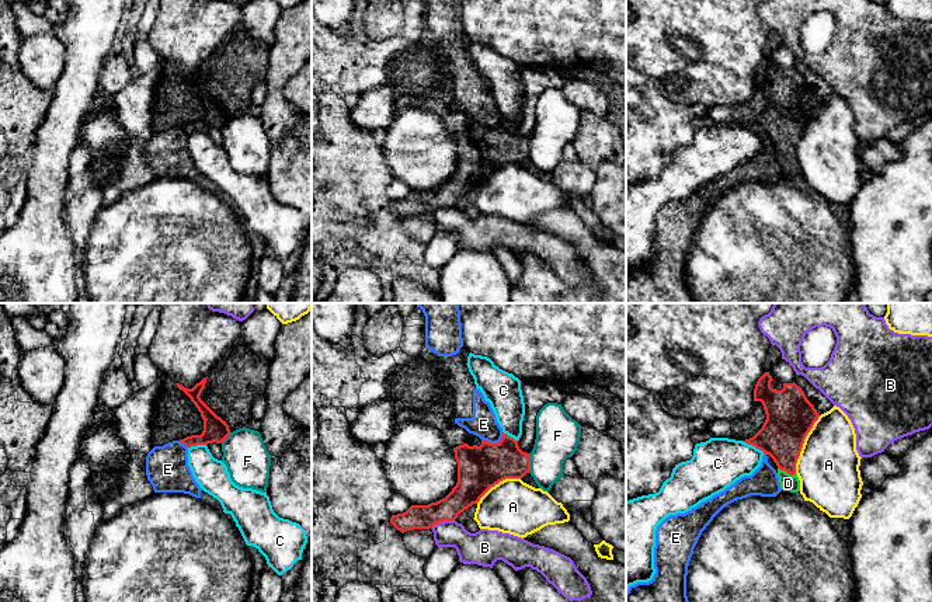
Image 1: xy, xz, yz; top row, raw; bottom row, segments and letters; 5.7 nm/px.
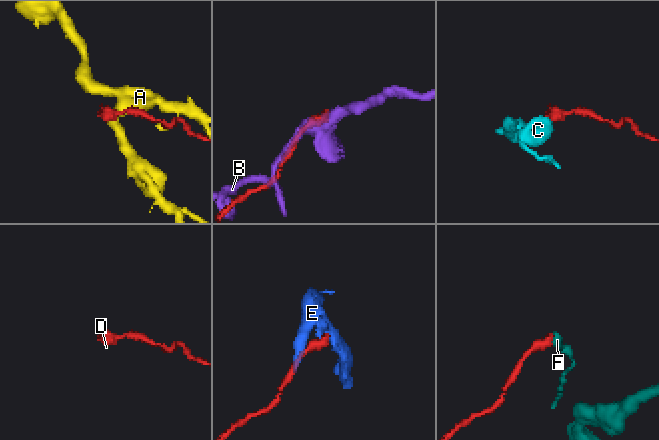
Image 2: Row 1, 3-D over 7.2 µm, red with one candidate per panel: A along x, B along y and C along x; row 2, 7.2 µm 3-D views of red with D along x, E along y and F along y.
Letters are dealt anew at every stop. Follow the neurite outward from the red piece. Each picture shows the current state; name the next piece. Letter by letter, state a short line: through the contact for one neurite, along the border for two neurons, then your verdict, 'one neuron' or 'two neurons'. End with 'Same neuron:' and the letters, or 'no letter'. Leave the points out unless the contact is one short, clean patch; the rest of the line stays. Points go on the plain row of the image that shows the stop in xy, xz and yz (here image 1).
A: two neurons
B: two neurons
C: yz (741, 126), (764, 138) | two neurons
D: yz (782, 121), (786, 157), (788, 169) | one neuron
E: xz (503, 118), (497, 128), (487, 128), (482, 124) | two neurons
F: two neurons
Same neuron: D

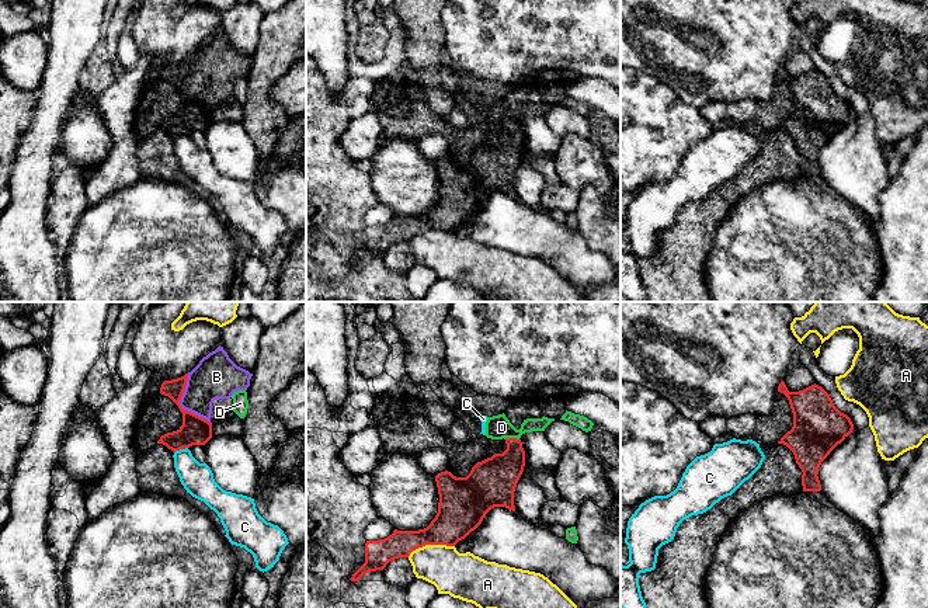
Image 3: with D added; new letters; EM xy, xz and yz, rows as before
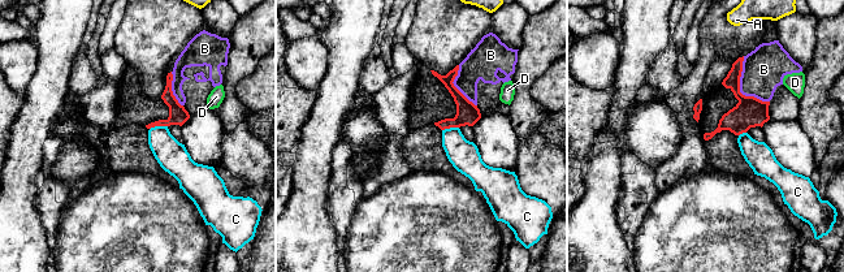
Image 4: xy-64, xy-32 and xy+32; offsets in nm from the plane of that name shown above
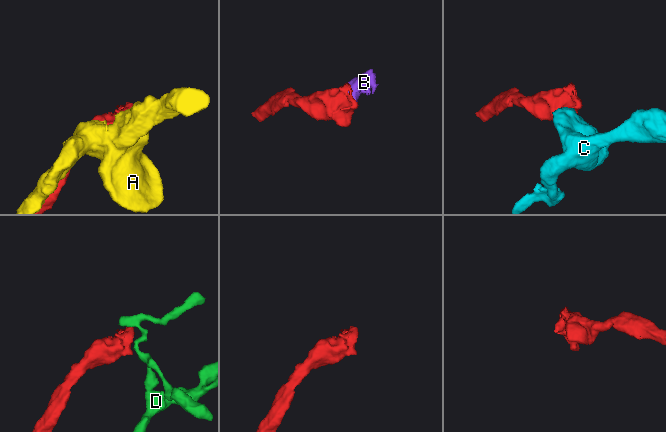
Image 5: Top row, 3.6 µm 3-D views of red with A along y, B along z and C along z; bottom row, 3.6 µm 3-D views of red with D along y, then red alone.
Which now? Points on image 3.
A: two neurons
B: xy (195, 115), (195, 106), (179, 90), (212, 63) | one neuron
C: xy (187, 132), (174, 138) | two neurons
D: two neurons
Same neuron: B

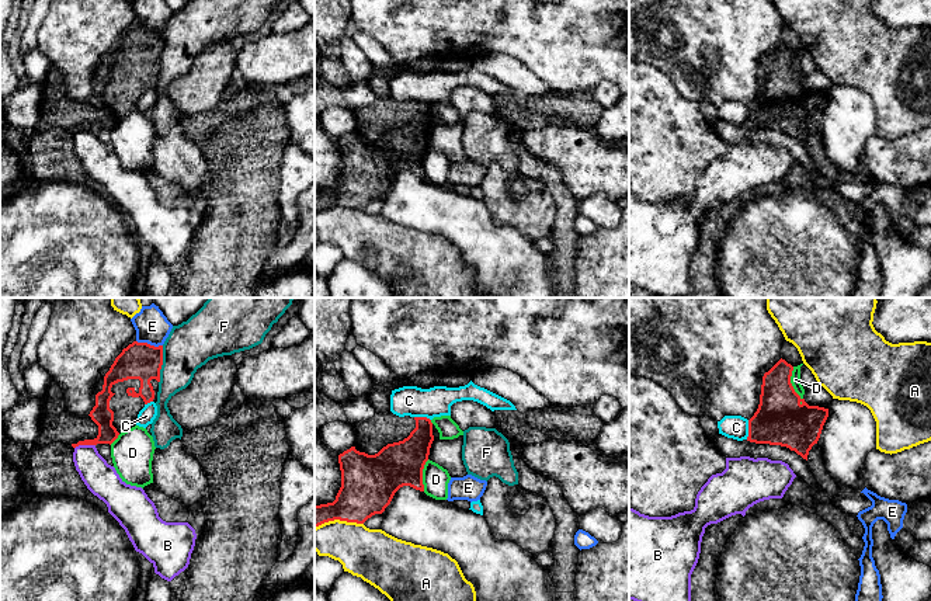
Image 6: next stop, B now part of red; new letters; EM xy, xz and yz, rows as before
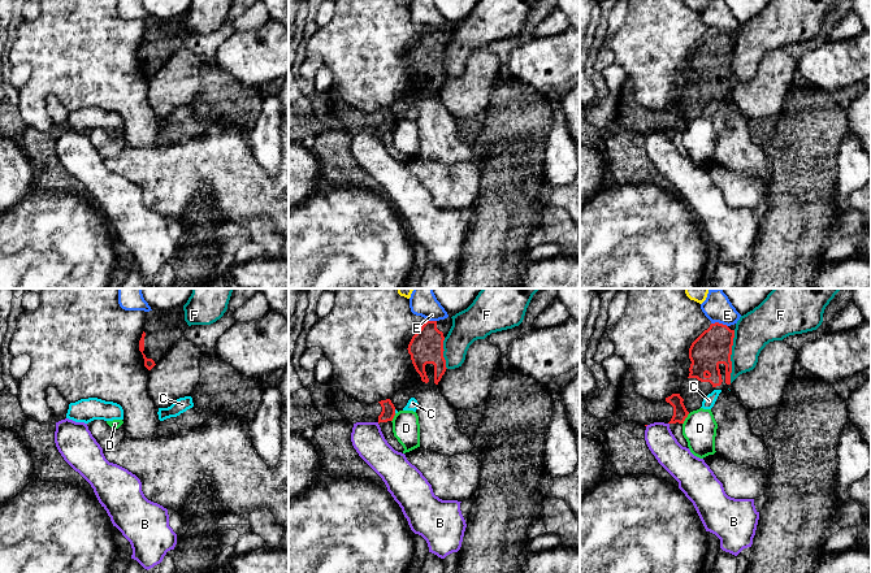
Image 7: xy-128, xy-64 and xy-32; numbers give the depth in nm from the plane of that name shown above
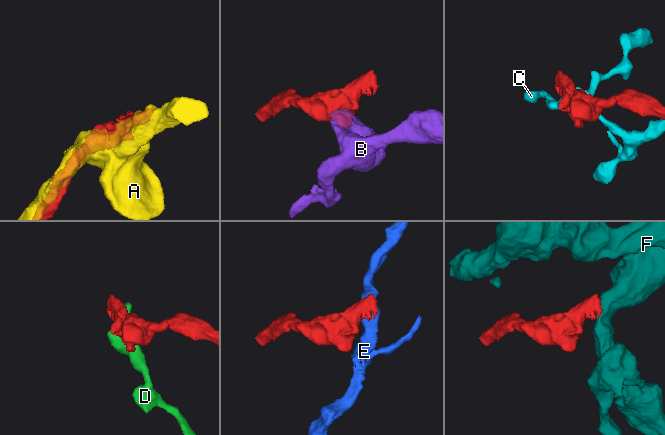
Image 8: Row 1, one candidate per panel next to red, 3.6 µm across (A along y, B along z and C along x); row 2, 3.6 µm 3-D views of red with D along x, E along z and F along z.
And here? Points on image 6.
A: two neurons
B: xy (94, 129), (79, 129), (75, 134) | two neurons
C: yz (749, 106), (749, 121), (746, 124) | two neurons
D: two neurons
E: xy (136, 25), (162, 31) | two neurons
F: two neurons
Same neuron: no letter

